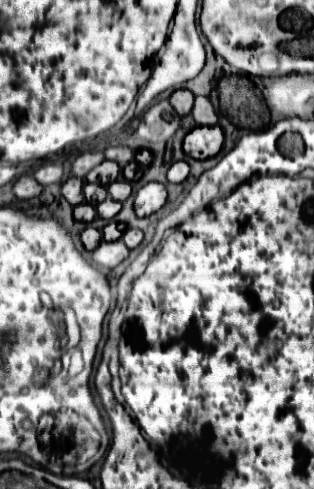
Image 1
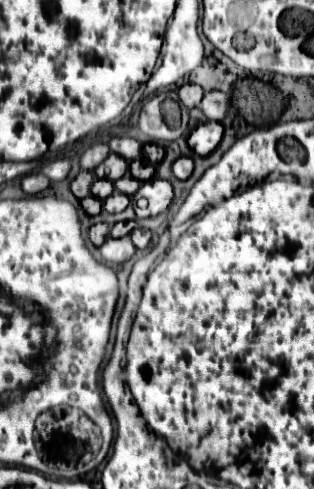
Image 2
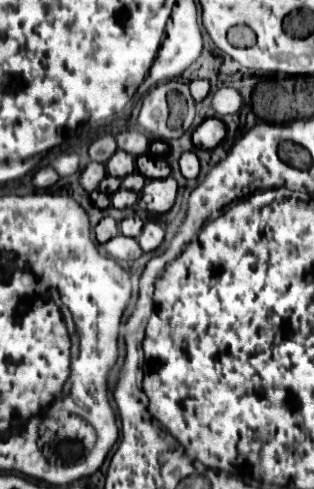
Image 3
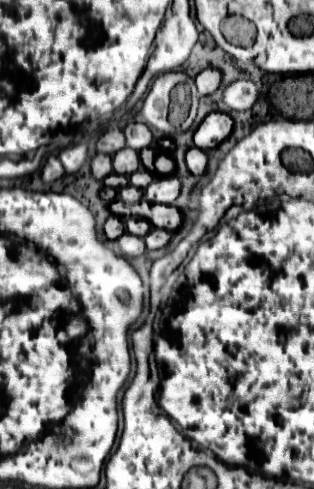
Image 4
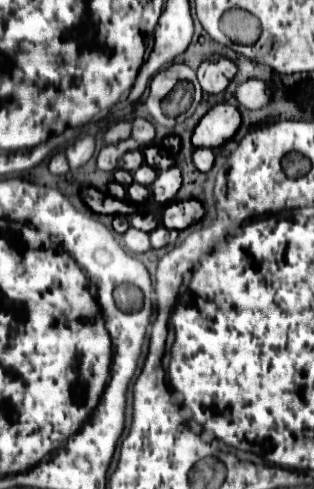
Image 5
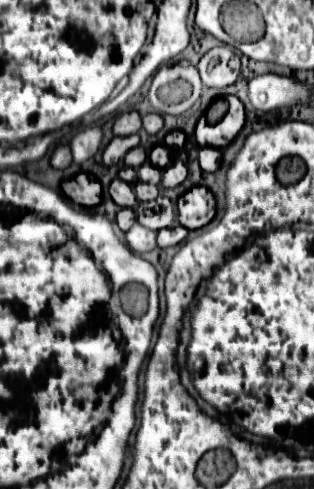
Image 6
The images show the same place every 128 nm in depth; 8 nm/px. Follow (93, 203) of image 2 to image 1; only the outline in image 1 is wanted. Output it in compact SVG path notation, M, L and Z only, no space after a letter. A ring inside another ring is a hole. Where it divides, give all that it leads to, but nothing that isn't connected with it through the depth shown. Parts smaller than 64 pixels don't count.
M78 204L74 208L74 218L80 222L92 222L96 218L96 208L90 204Z

